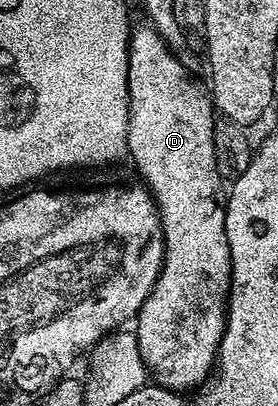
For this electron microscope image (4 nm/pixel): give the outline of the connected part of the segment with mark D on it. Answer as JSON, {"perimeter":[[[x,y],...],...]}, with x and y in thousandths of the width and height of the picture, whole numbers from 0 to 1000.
{"perimeter":[[[486,67],[468,84],[468,150],[460,153],[460,222],[468,224],[468,271],[460,278],[460,340],[453,360],[464,392],[482,392],[496,424],[511,431],[507,451],[522,456],[543,483],[554,485],[554,502],[568,510],[568,549],[583,554],[583,606],[576,623],[583,663],[568,680],[550,682],[547,707],[532,734],[504,754],[489,781],[496,798],[496,828],[489,825],[493,877],[511,884],[511,904],[543,929],[554,926],[572,948],[601,961],[669,961],[655,956],[709,958],[730,943],[741,924],[759,924],[777,897],[784,855],[799,840],[799,815],[813,808],[813,773],[820,766],[820,732],[827,724],[827,608],[820,606],[820,576],[813,574],[813,515],[802,495],[784,493],[784,461],[791,446],[777,419],[777,360],[770,357],[770,300],[777,268],[770,249],[745,219],[727,217],[669,180],[669,167],[622,138],[615,121],[594,99],[554,76],[550,67]]]}

